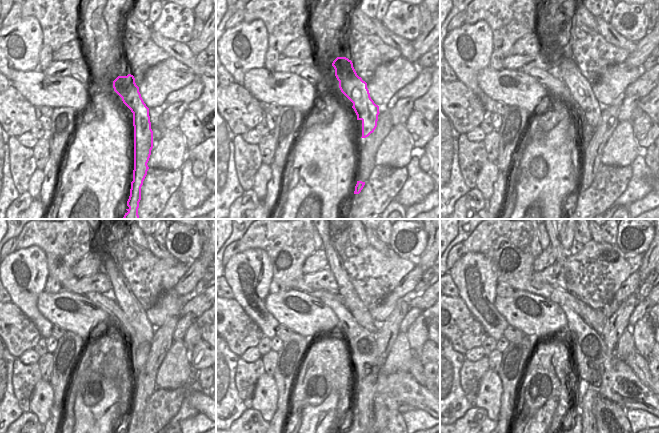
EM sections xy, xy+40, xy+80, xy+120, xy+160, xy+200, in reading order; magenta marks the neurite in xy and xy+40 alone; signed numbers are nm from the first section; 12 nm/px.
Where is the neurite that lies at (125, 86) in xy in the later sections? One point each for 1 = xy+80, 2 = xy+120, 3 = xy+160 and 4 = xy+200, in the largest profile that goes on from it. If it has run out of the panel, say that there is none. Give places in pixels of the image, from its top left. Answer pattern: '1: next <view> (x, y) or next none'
1: next xy+80 (581, 90)
2: next xy+120 (136, 315)
3: next xy+160 (347, 294)
4: next xy+200 (560, 255)

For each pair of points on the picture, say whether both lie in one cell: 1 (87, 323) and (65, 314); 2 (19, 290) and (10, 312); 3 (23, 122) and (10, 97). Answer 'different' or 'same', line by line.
1: same
2: different
3: same

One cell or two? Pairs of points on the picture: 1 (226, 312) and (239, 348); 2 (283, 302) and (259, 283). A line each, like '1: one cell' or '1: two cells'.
1: one cell
2: two cells

